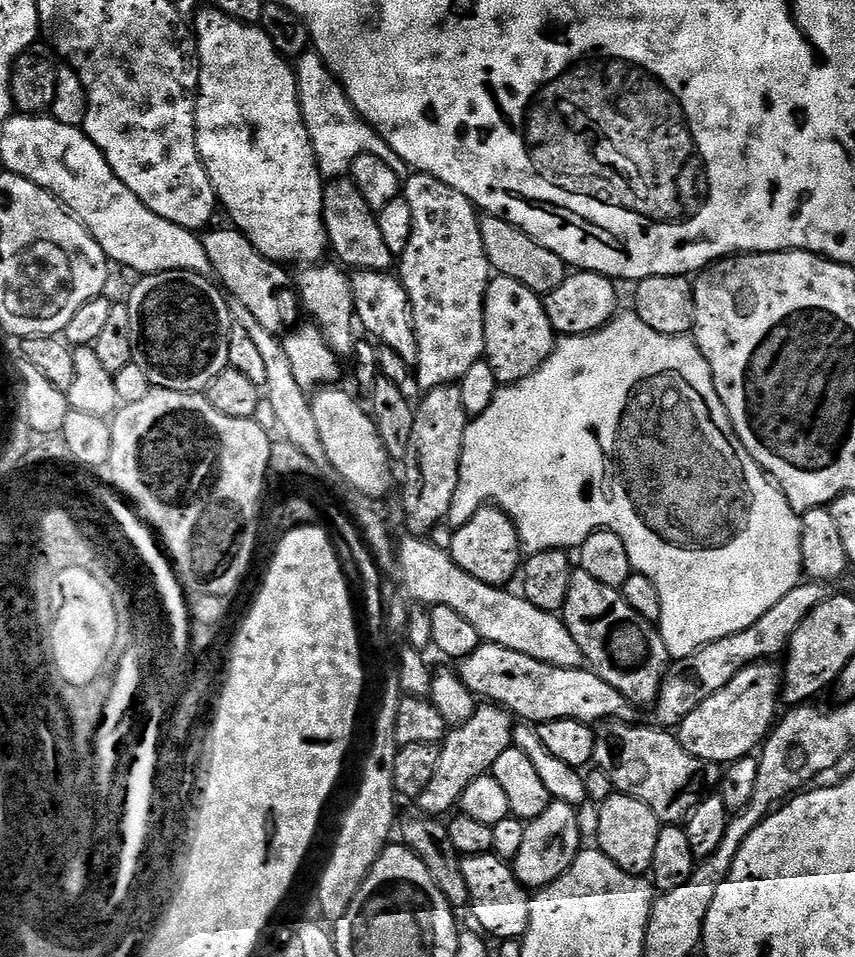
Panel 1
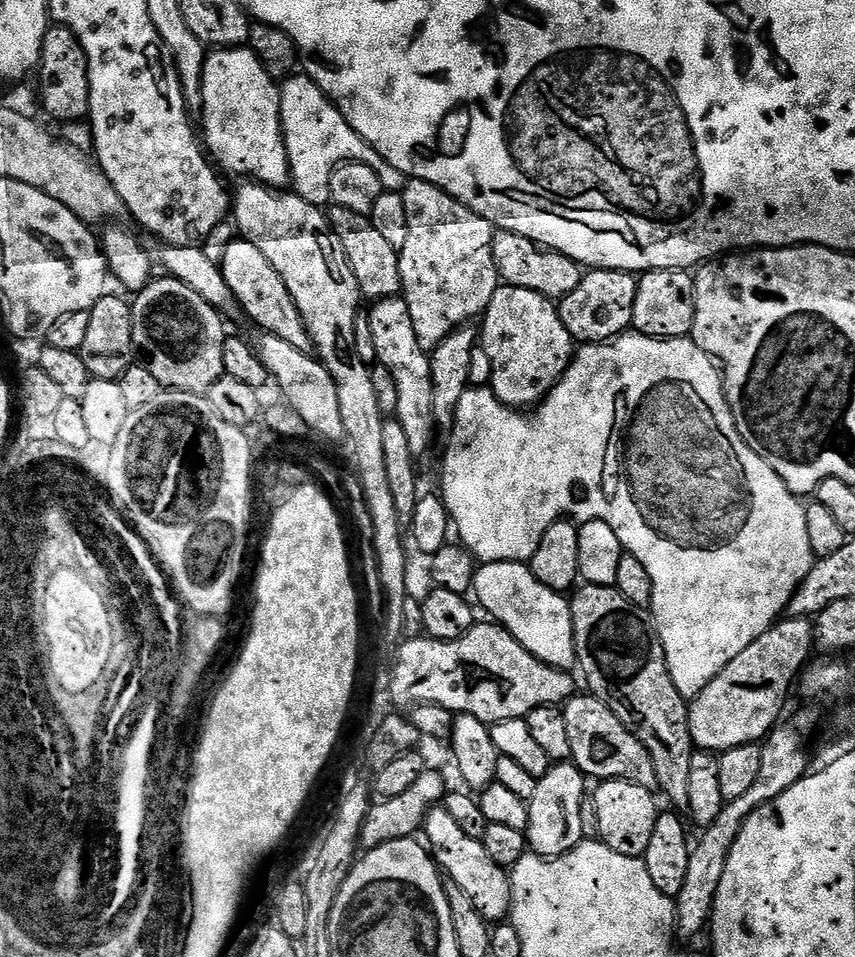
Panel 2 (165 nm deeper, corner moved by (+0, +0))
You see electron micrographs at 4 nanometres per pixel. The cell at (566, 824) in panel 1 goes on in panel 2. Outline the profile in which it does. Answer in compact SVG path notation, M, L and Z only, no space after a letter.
M556 762L547 774L536 781L534 798L528 801L528 830L526 844L537 856L565 856L574 850L585 839L582 830L582 802L586 798L584 792L586 777L571 762Z

